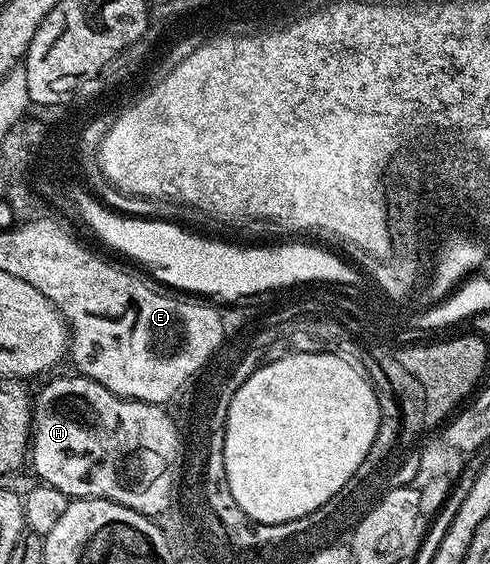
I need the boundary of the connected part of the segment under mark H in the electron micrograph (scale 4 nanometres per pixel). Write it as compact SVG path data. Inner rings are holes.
M79 373L71 374L52 379L40 392L35 392L30 440L30 467L32 463L32 471L37 475L35 478L54 489L62 489L62 493L72 499L109 499L149 517L169 510L168 487L176 447L170 417L154 404L120 399L112 395L110 389L98 385L98 381Z

